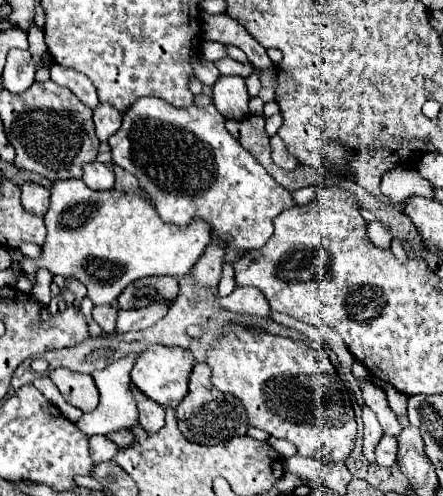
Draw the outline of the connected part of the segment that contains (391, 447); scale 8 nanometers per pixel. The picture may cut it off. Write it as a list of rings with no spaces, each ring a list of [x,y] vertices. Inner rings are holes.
[[[384,436],[376,446],[376,464],[378,466],[392,466],[396,462],[396,438]]]

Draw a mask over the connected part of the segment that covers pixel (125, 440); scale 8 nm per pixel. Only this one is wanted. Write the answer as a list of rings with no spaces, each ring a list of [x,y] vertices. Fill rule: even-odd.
[[[112,432],[112,434],[108,434],[108,438],[112,442],[116,442],[120,448],[124,448],[124,446],[130,448],[134,444],[134,434],[132,432]]]

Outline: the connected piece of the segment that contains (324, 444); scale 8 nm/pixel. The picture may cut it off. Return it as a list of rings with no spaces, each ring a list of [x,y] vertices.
[[[226,326],[226,334],[220,336],[214,348],[208,352],[208,366],[212,368],[212,384],[220,392],[230,392],[242,400],[248,414],[248,426],[292,442],[300,456],[312,456],[324,462],[344,462],[350,456],[356,440],[354,410],[344,380],[332,366],[326,350],[316,350],[290,338],[252,332],[240,326]]]

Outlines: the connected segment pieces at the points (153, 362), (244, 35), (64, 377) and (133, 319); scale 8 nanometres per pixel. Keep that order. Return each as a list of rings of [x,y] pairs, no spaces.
[[[150,346],[142,356],[138,356],[130,380],[132,384],[146,394],[156,404],[162,404],[162,408],[174,408],[188,392],[188,376],[194,366],[194,356],[188,350],[182,348],[170,348],[170,346]]]
[[[202,14],[202,28],[204,28],[204,40],[208,38],[212,42],[232,44],[240,48],[258,72],[272,68],[272,60],[268,58],[266,50],[228,14],[216,14],[216,16]]]
[[[56,368],[50,374],[52,382],[62,392],[64,400],[82,412],[92,412],[98,406],[98,388],[94,384],[94,378],[88,374],[78,374],[66,368]]]
[[[150,304],[146,308],[138,310],[122,310],[118,308],[118,318],[116,318],[116,332],[132,332],[132,330],[142,330],[158,322],[168,310],[168,304]]]

